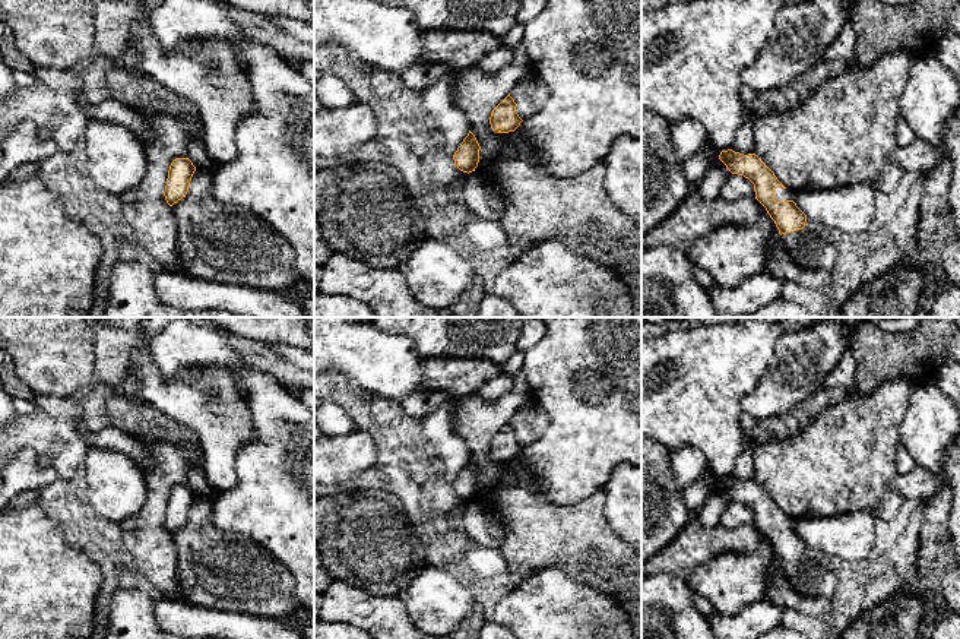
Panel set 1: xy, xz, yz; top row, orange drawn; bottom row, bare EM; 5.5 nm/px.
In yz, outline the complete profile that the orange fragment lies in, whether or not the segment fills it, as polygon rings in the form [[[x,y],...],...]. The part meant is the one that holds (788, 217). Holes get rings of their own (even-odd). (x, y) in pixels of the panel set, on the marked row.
[[[722,151],[719,159],[732,174],[744,175],[754,184],[755,199],[774,221],[788,256],[804,269],[830,271],[837,252],[834,244],[820,240],[807,231],[807,215],[792,200],[793,192],[786,189],[774,173],[755,154]]]

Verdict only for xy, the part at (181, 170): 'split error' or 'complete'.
complete

